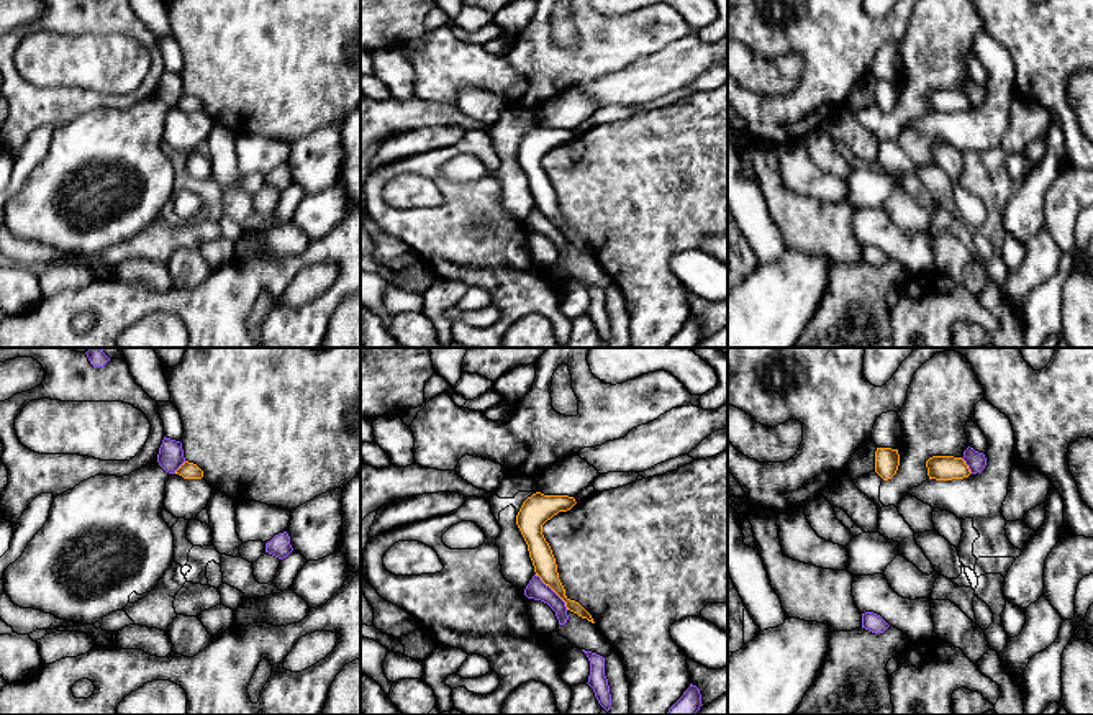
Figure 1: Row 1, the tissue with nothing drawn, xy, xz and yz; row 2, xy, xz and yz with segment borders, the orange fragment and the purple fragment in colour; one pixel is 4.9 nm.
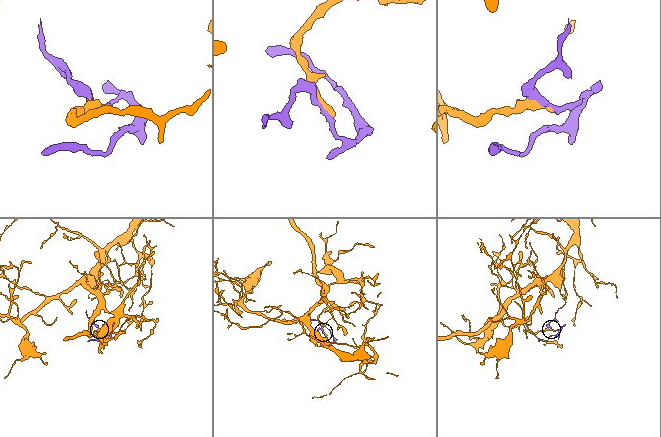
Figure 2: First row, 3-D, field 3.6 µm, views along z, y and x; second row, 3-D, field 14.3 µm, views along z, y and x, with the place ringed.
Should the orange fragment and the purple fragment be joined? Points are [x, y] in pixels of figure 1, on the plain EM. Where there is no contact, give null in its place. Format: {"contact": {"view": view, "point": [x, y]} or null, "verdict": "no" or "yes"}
{"contact": {"view": "xz", "point": [553, 222]}, "verdict": "no"}

